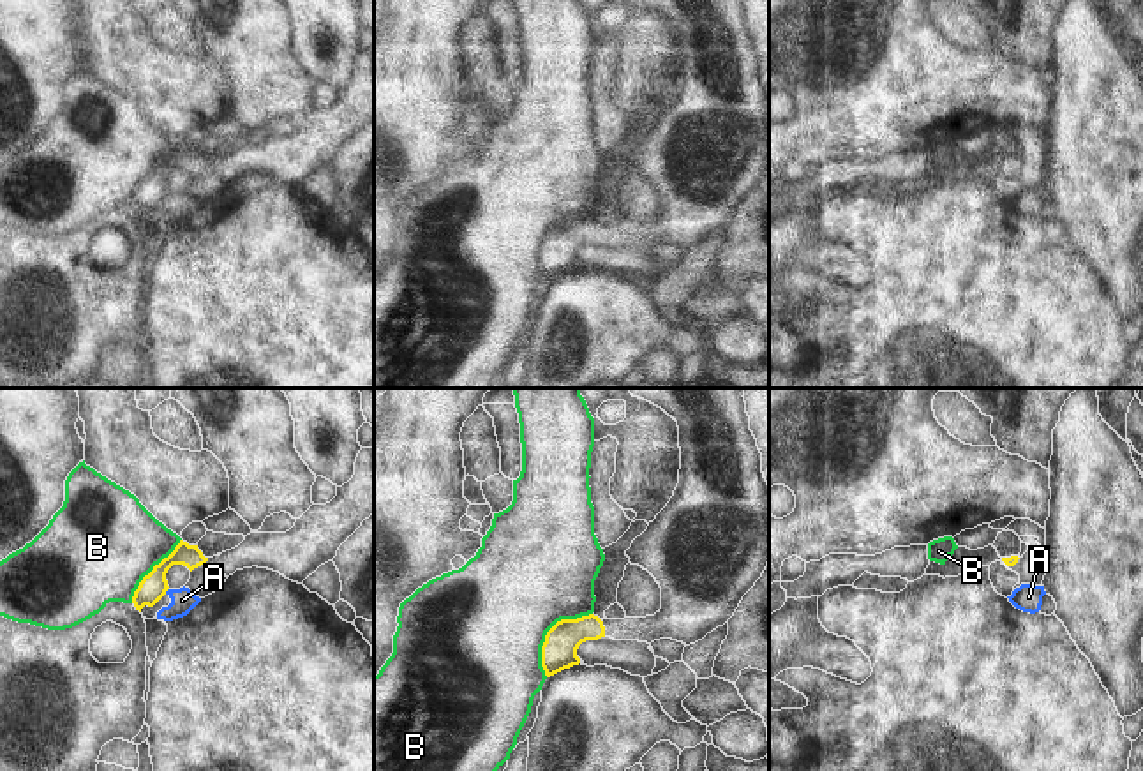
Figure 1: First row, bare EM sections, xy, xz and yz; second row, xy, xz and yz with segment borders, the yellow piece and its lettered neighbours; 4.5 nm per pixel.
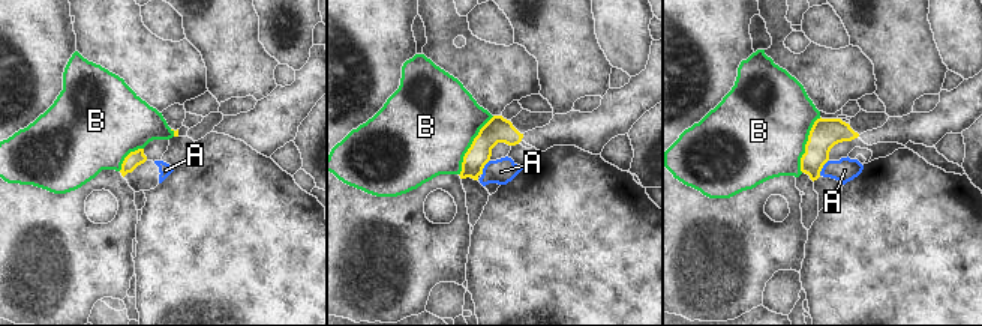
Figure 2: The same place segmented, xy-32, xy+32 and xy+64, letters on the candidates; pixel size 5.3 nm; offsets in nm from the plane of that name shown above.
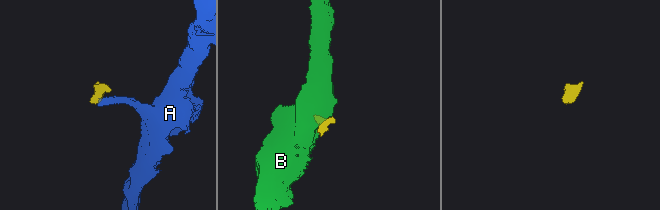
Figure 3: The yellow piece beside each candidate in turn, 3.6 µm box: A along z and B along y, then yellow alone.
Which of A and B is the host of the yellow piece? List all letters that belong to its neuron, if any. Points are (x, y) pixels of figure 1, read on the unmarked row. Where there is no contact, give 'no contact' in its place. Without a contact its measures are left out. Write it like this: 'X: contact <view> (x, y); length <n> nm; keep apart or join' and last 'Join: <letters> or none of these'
A: contact xy (166, 194); length 40 nm; keep apart
B: contact xz (547, 237); length 360 nm; keep apart
Join: none of these

